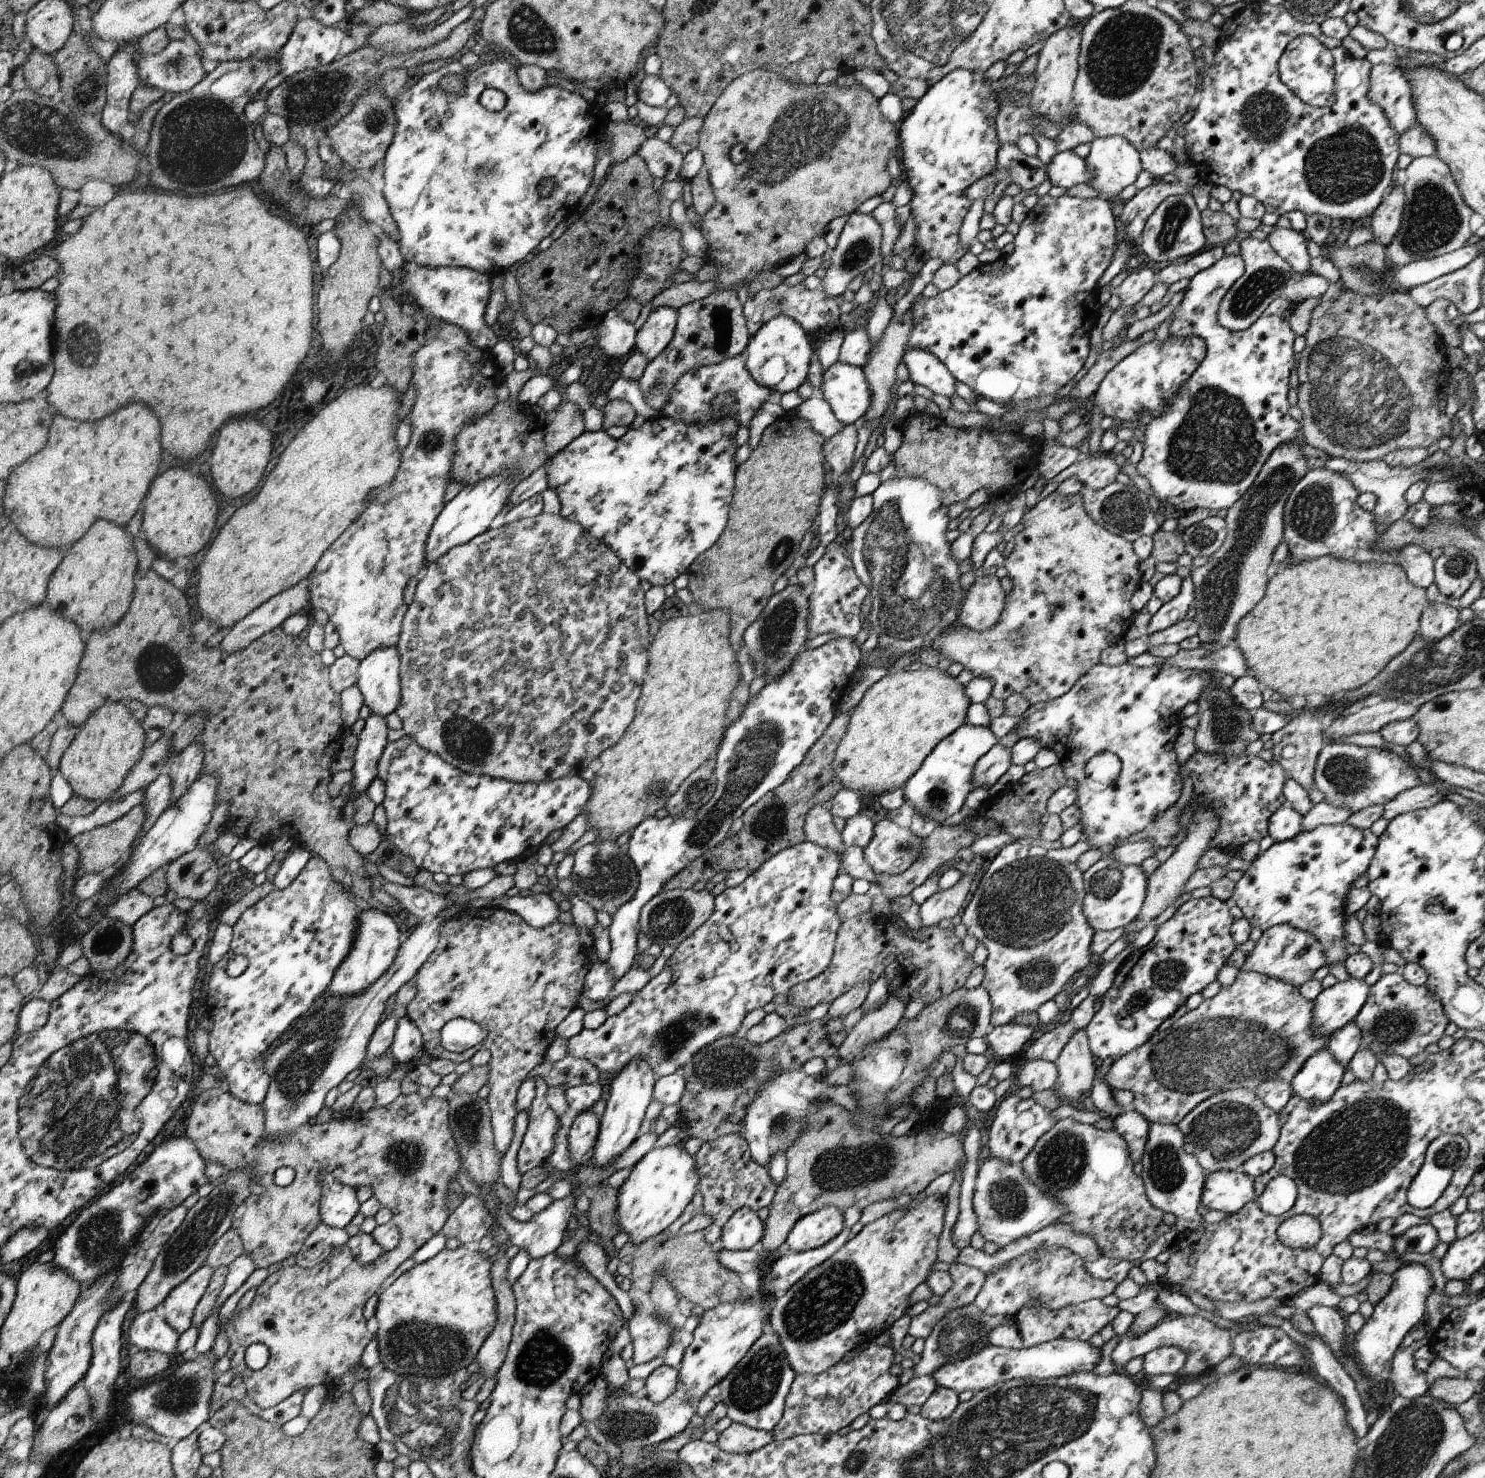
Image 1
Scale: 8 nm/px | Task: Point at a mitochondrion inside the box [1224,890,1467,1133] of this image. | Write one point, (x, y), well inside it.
(1390, 1027)

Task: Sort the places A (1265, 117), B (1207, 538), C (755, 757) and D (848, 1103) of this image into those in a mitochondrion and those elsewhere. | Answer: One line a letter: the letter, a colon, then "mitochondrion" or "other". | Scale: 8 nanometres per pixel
A: mitochondrion
B: mitochondrion
C: mitochondrion
D: other

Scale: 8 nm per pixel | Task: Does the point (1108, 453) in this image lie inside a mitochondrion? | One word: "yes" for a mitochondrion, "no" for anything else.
no

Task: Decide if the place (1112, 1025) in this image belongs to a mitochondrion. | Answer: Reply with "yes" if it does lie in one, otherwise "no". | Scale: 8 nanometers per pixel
no

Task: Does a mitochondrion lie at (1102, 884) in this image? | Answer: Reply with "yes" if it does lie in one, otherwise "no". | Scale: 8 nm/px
yes

